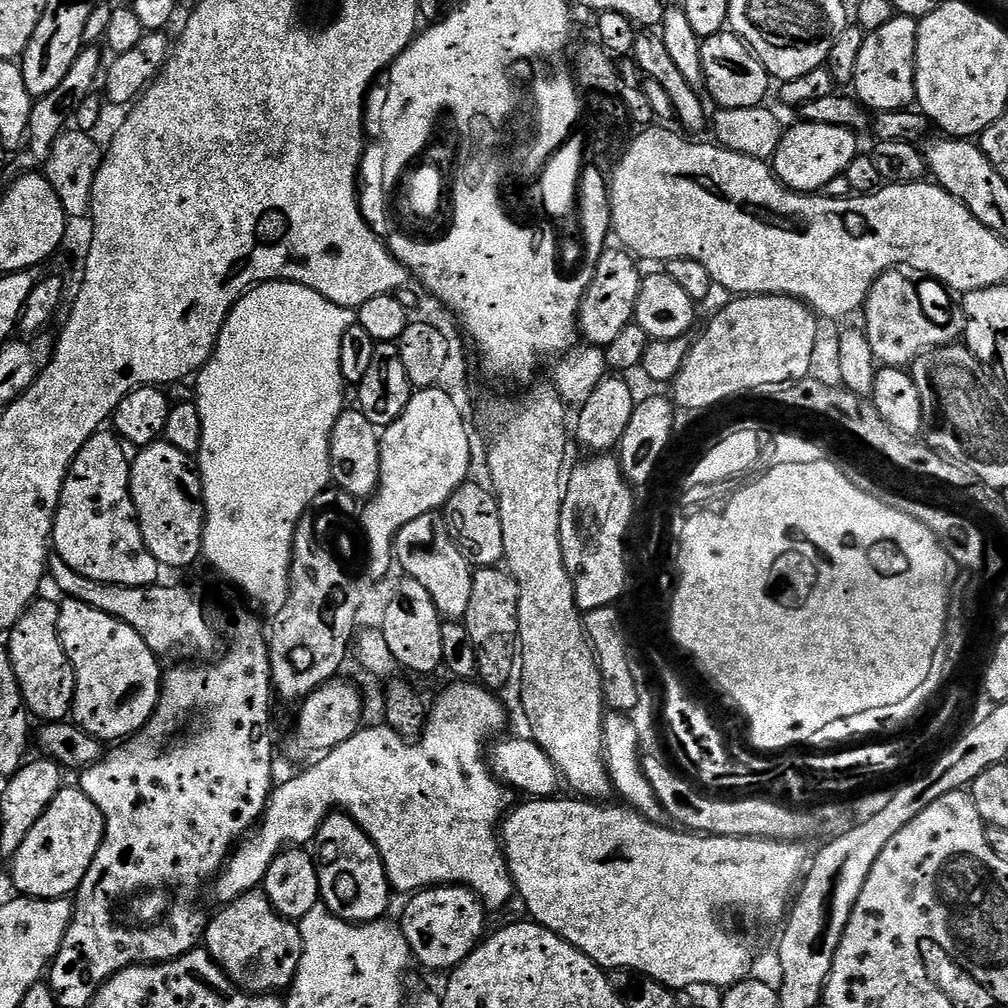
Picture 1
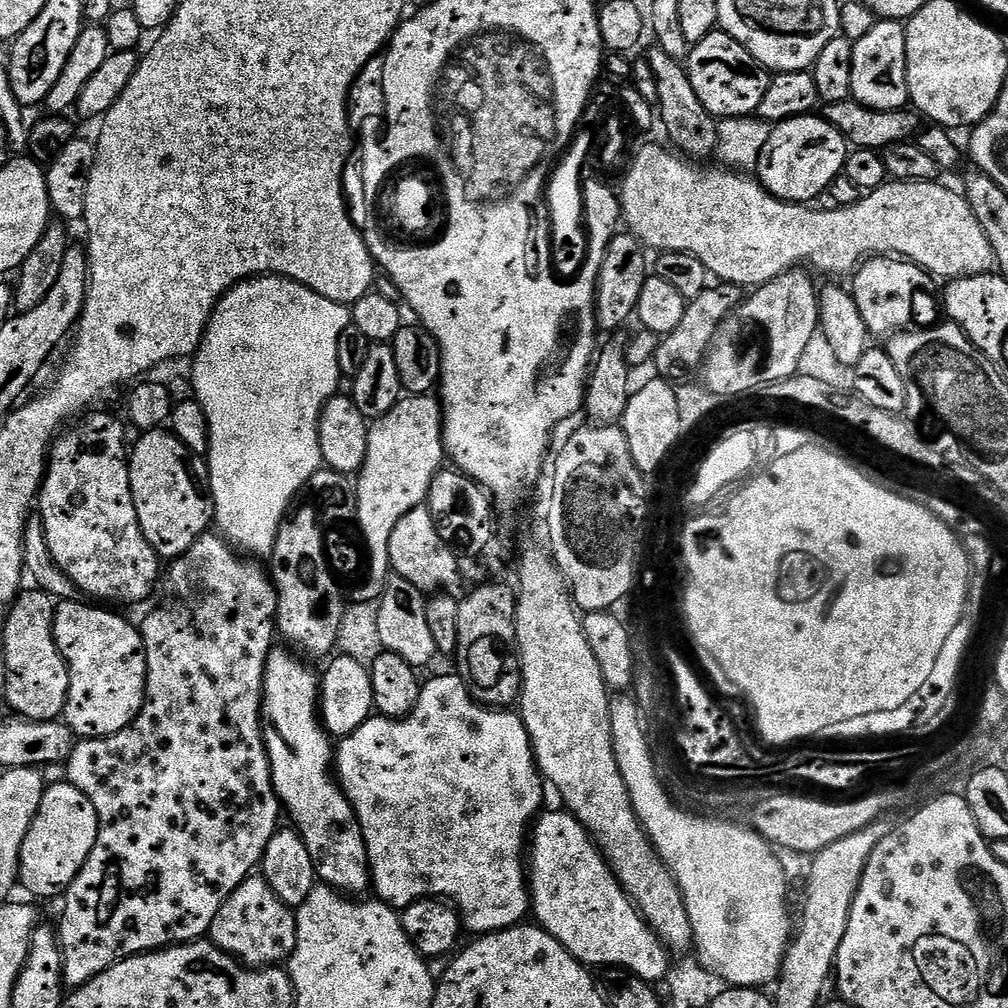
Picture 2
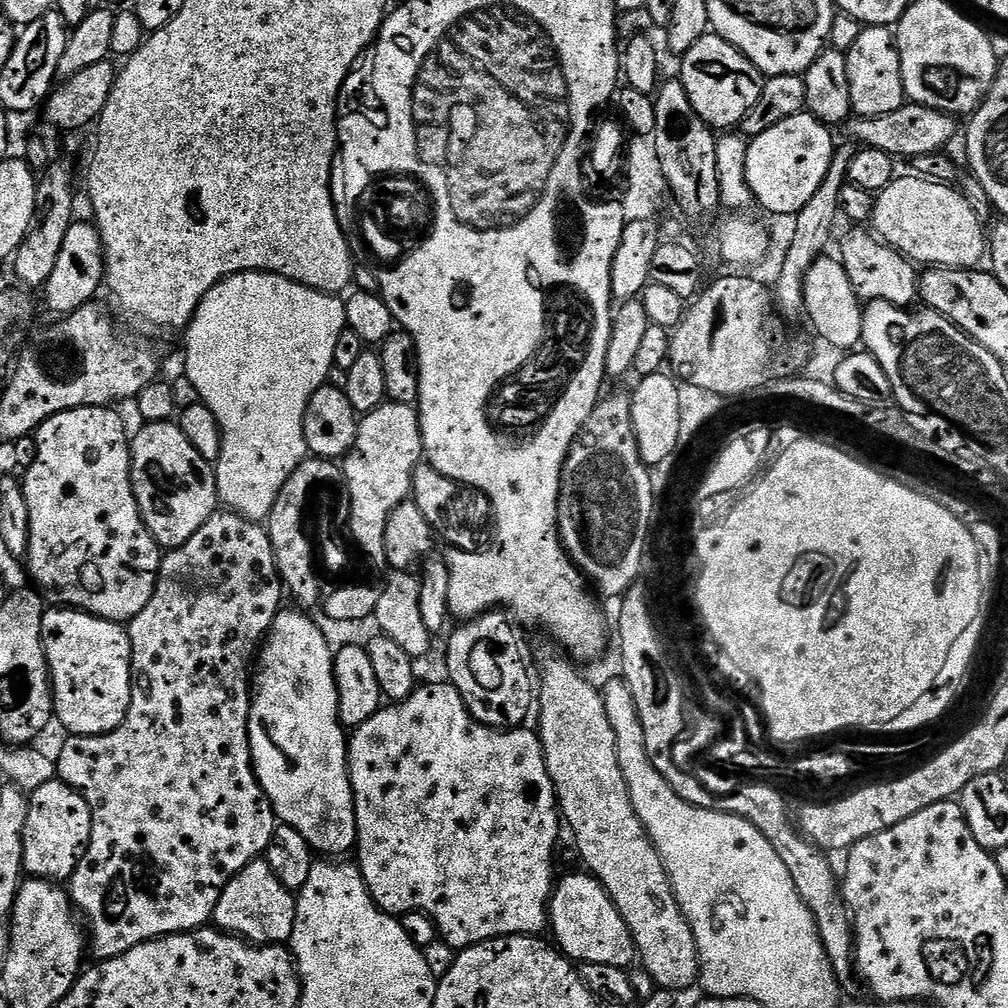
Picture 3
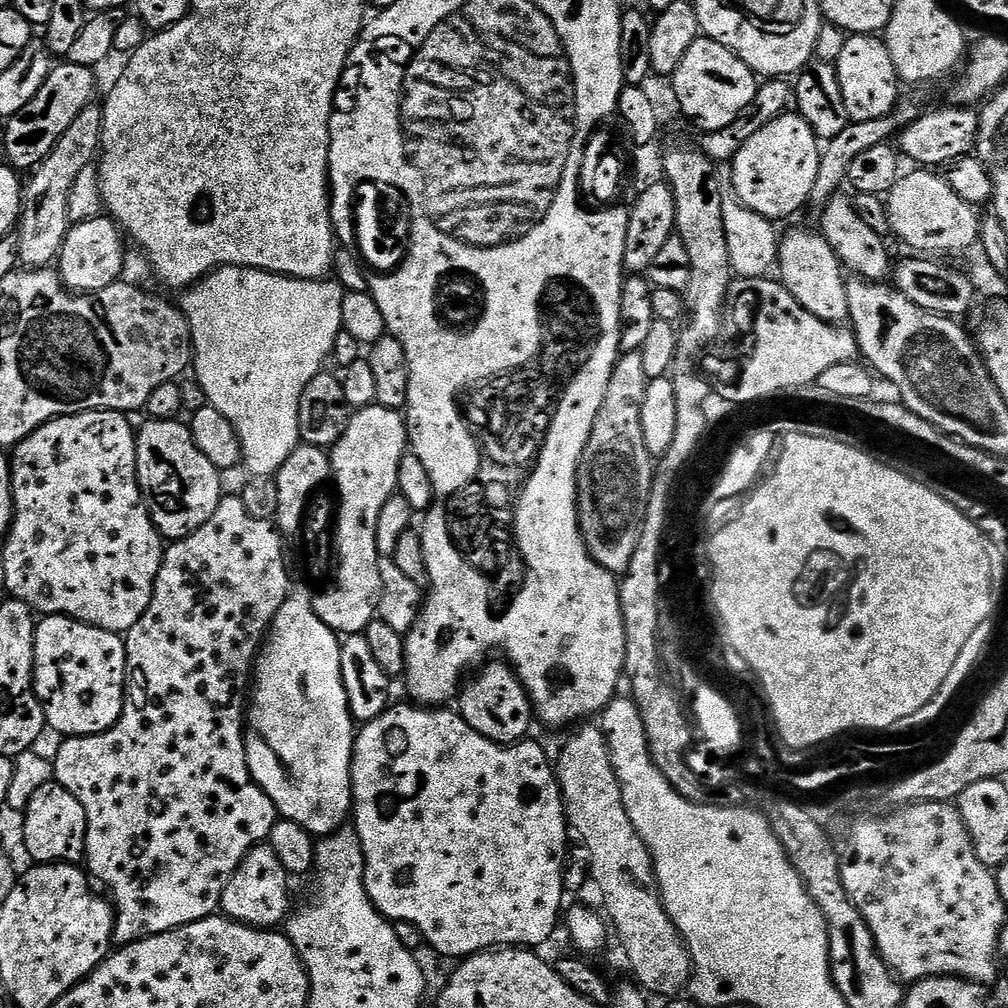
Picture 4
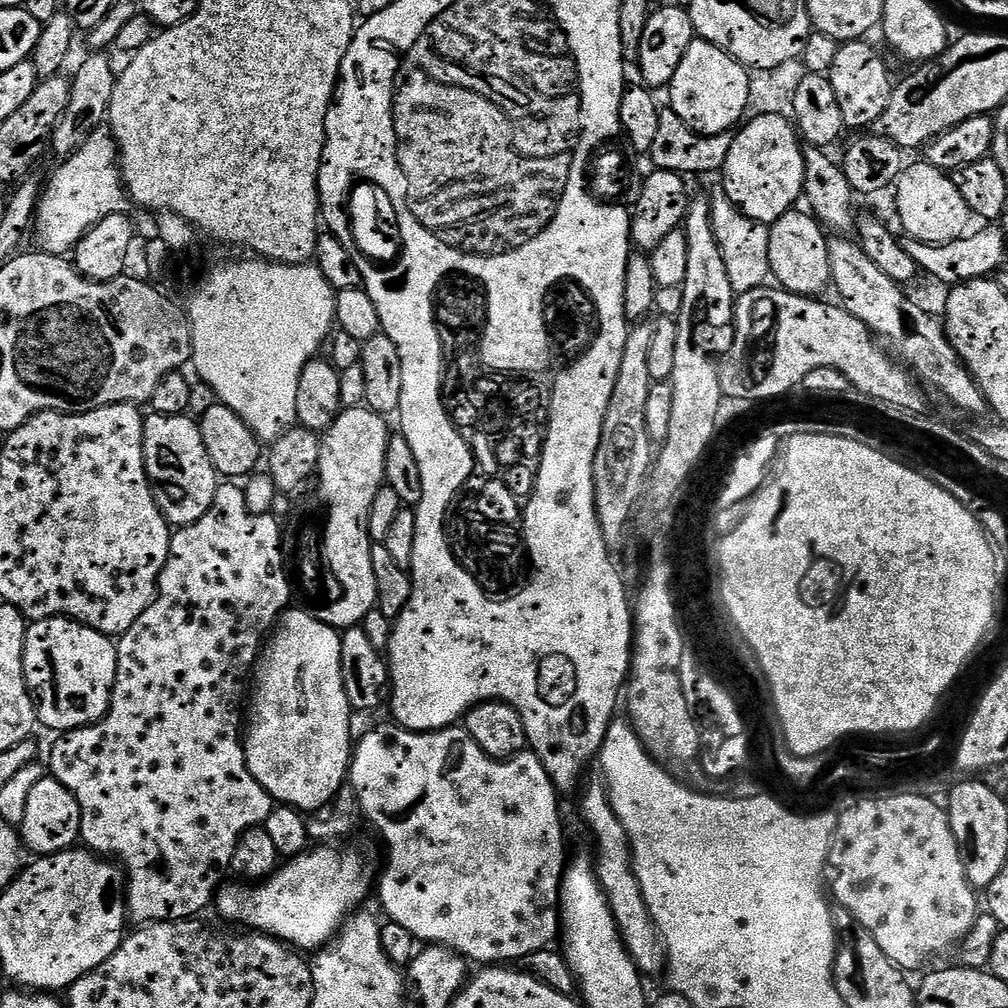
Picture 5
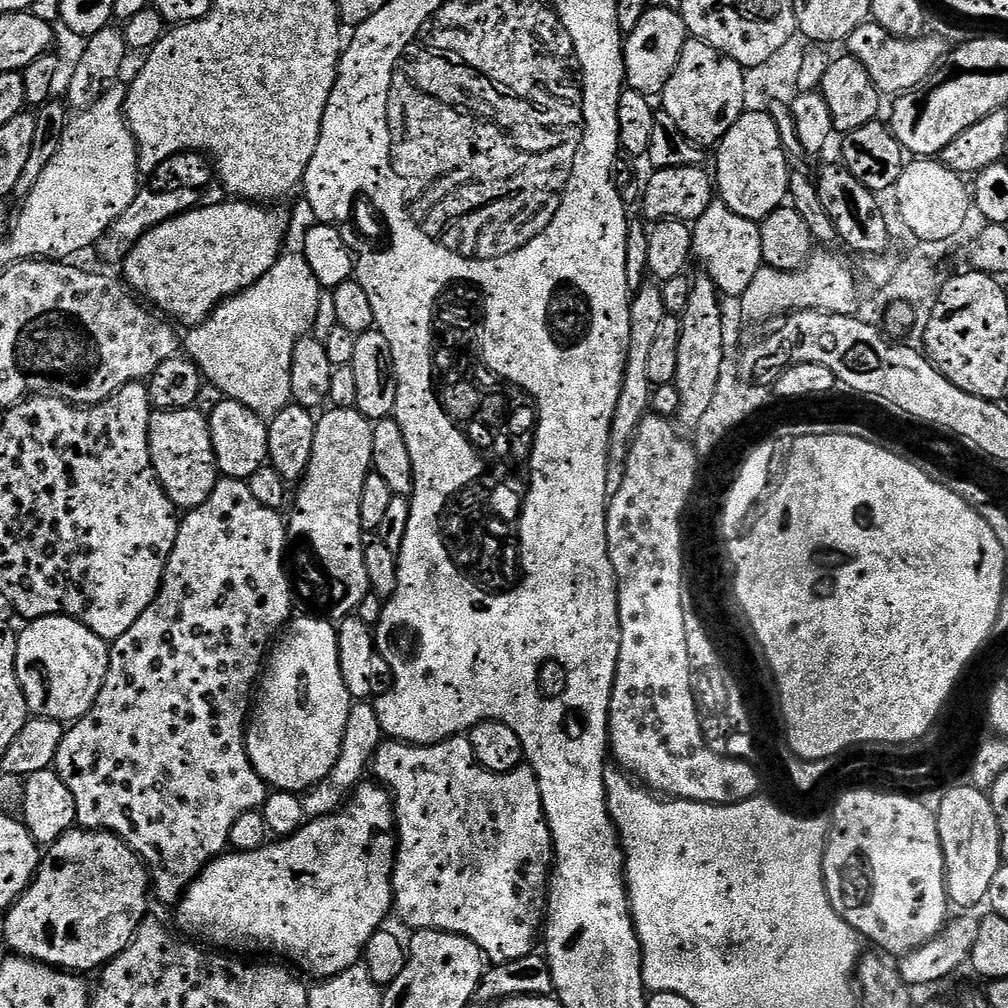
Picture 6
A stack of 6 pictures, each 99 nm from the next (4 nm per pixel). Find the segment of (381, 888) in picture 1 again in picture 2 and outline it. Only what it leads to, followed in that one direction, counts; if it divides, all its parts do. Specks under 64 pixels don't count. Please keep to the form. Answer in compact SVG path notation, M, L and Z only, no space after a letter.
M283 646L273 647L272 653L268 656L268 661L264 667L264 702L262 705L262 727L264 729L264 745L268 751L268 761L272 767L272 785L276 791L276 797L279 798L283 811L293 820L295 831L299 832L301 838L306 842L306 850L310 850L310 858L316 867L317 877L329 888L336 889L341 894L364 894L370 888L372 879L372 869L368 866L368 851L366 850L366 842L364 835L360 829L360 823L356 817L356 812L352 808L352 803L348 800L348 795L345 794L343 788L340 787L337 777L333 775L334 768L334 740L328 735L328 729L324 727L320 718L320 676L312 668L307 668L303 664L305 661L291 647Z

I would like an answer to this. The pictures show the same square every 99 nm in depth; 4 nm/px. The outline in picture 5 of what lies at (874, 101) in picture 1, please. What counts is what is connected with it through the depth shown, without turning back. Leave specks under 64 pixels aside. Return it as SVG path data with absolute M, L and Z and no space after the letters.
M867 39L841 43L838 54L834 54L834 66L830 66L826 73L830 86L834 86L838 107L842 110L842 122L848 130L868 130L871 124L872 127L879 125L894 87L894 79L884 69L879 54L868 43Z

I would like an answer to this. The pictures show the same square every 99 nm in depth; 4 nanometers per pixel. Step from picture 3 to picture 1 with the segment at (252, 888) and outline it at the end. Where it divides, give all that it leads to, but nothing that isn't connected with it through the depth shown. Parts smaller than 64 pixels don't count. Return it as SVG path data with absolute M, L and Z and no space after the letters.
M260 890L242 894L237 900L231 900L219 910L221 912L213 920L211 917L207 921L202 944L212 956L212 961L224 971L228 979L240 991L249 994L280 994L291 989L292 979L296 977L298 970L298 962L302 962L302 934L299 923L276 913L268 897Z

